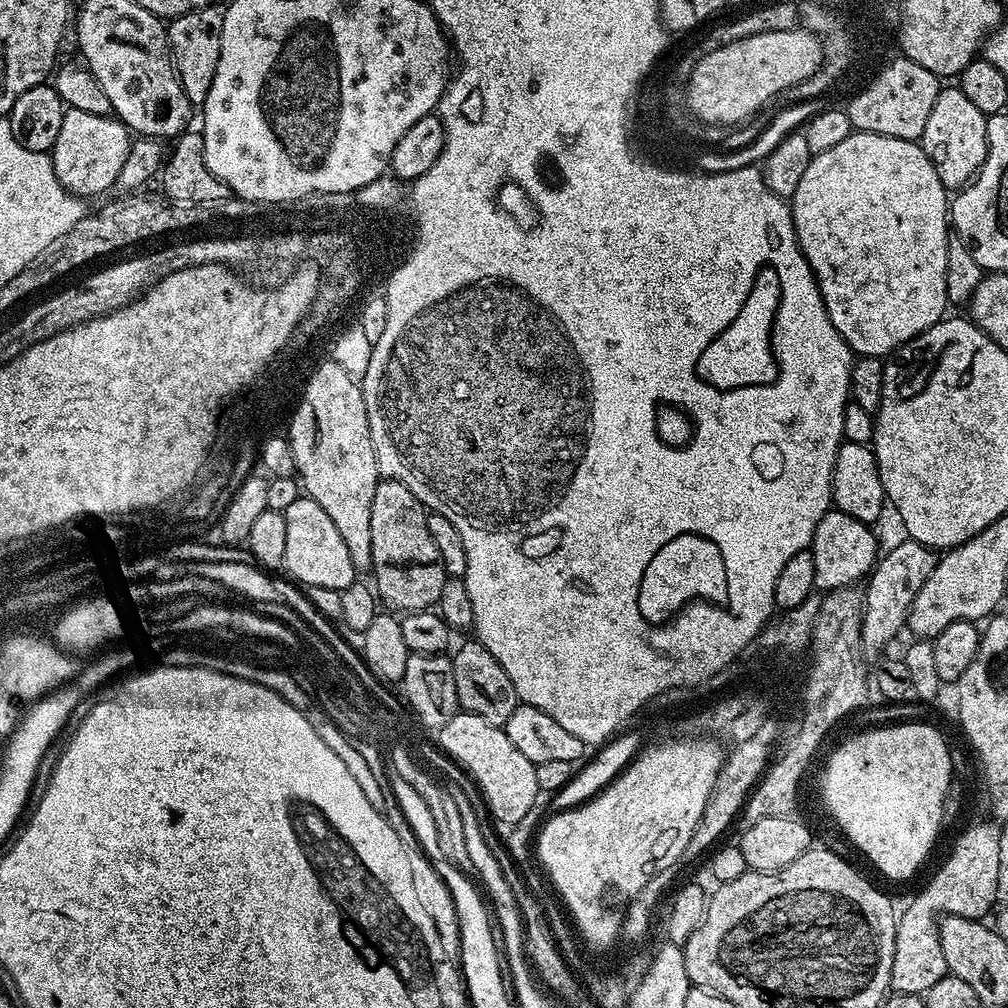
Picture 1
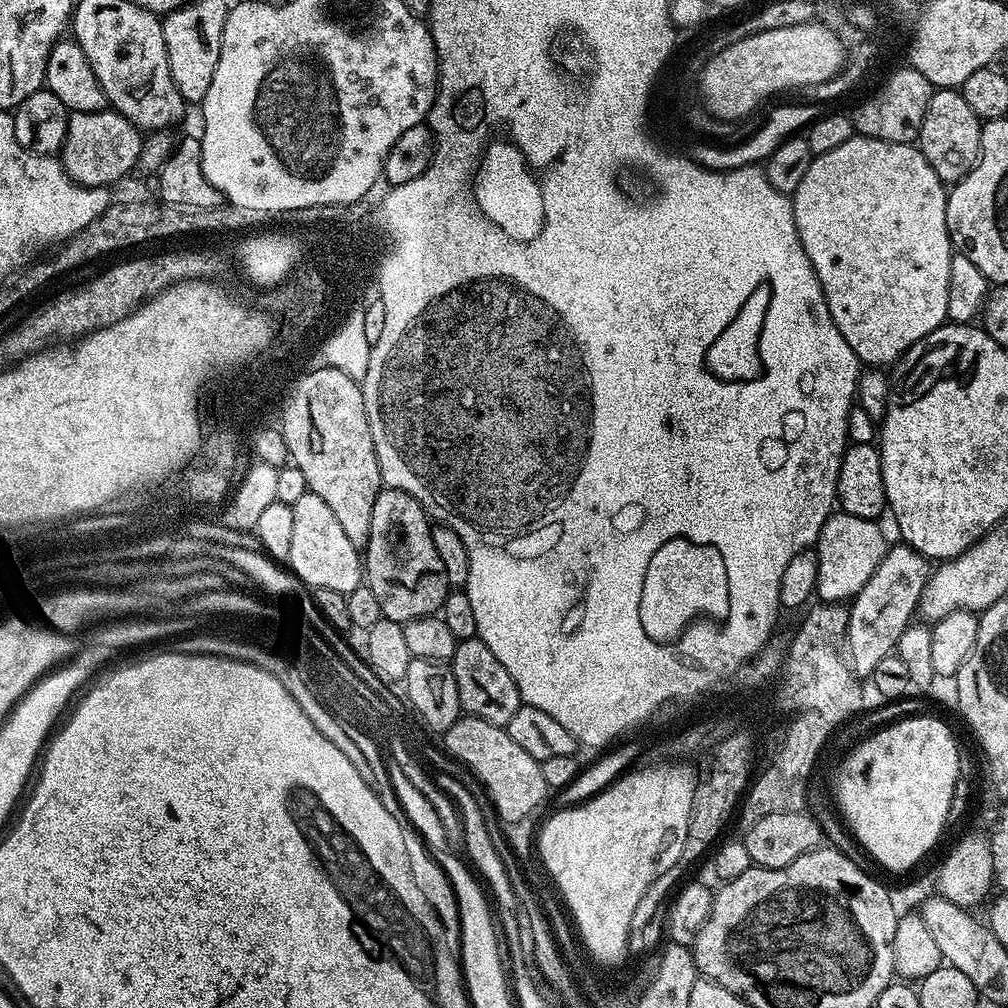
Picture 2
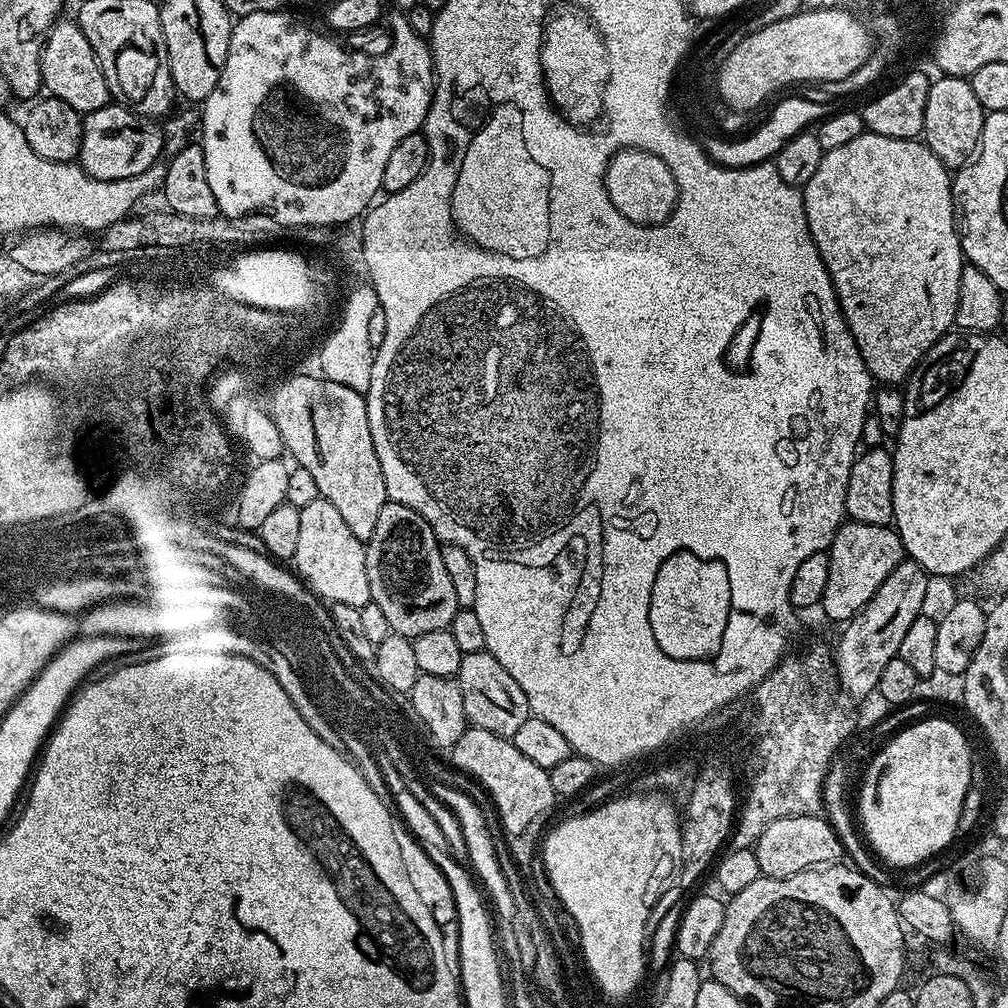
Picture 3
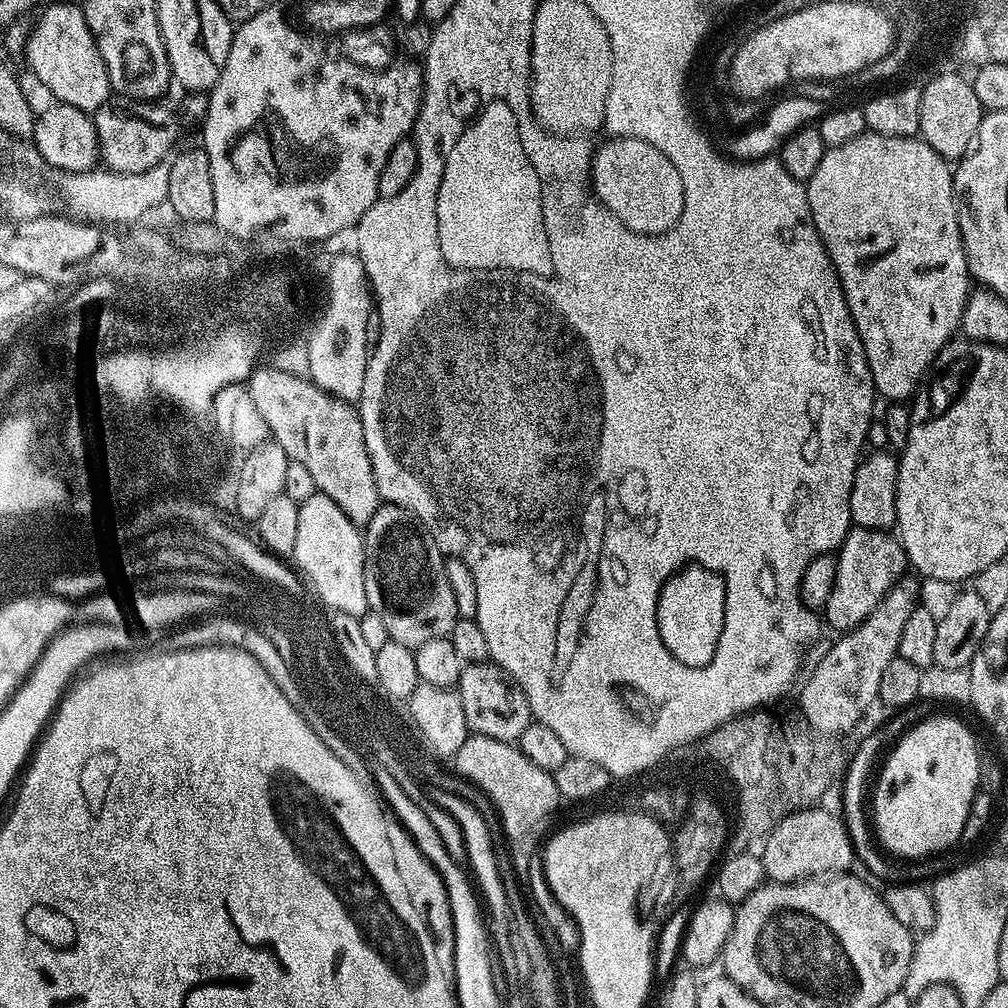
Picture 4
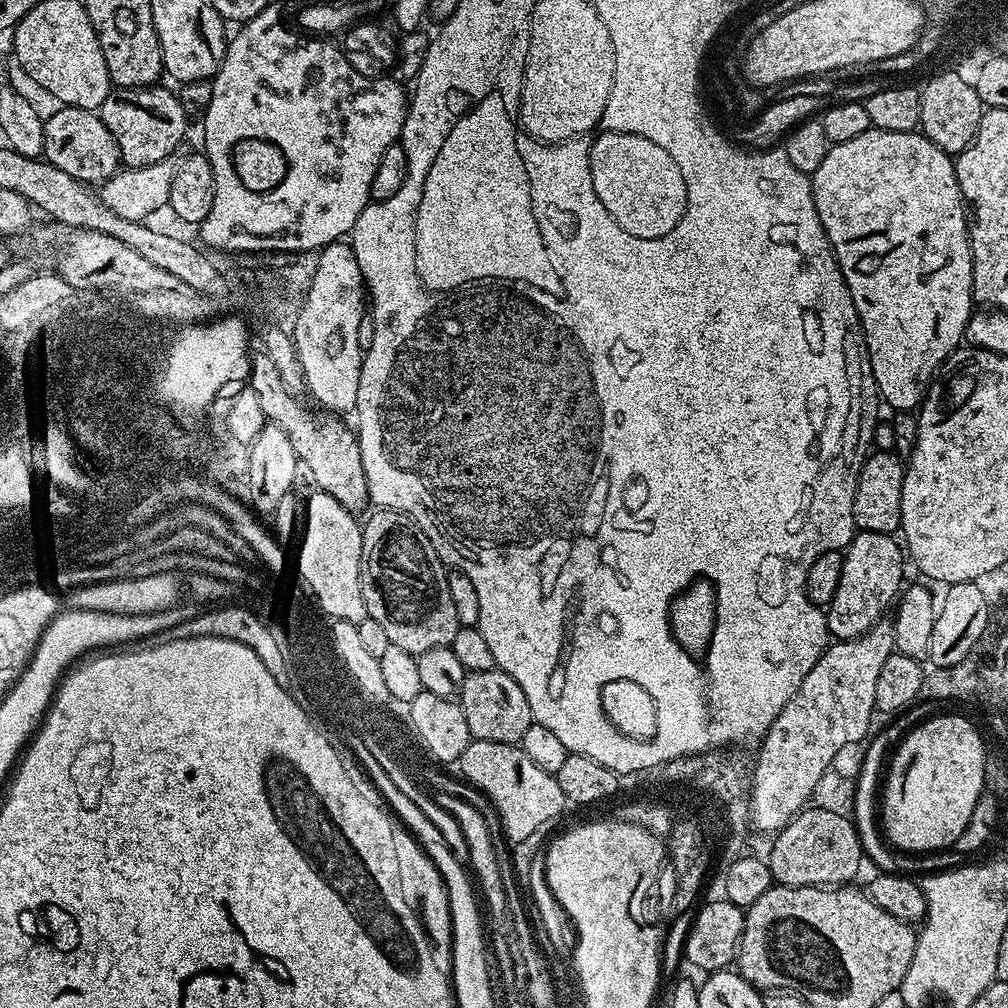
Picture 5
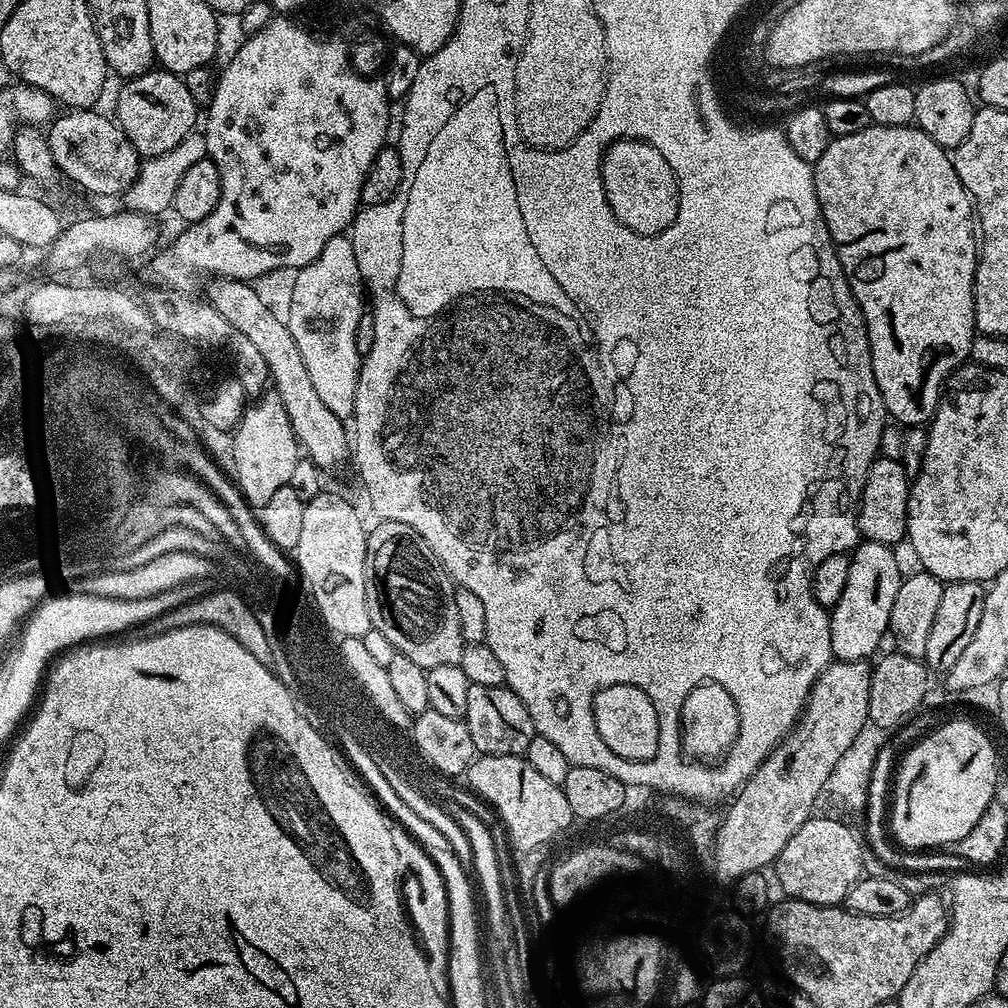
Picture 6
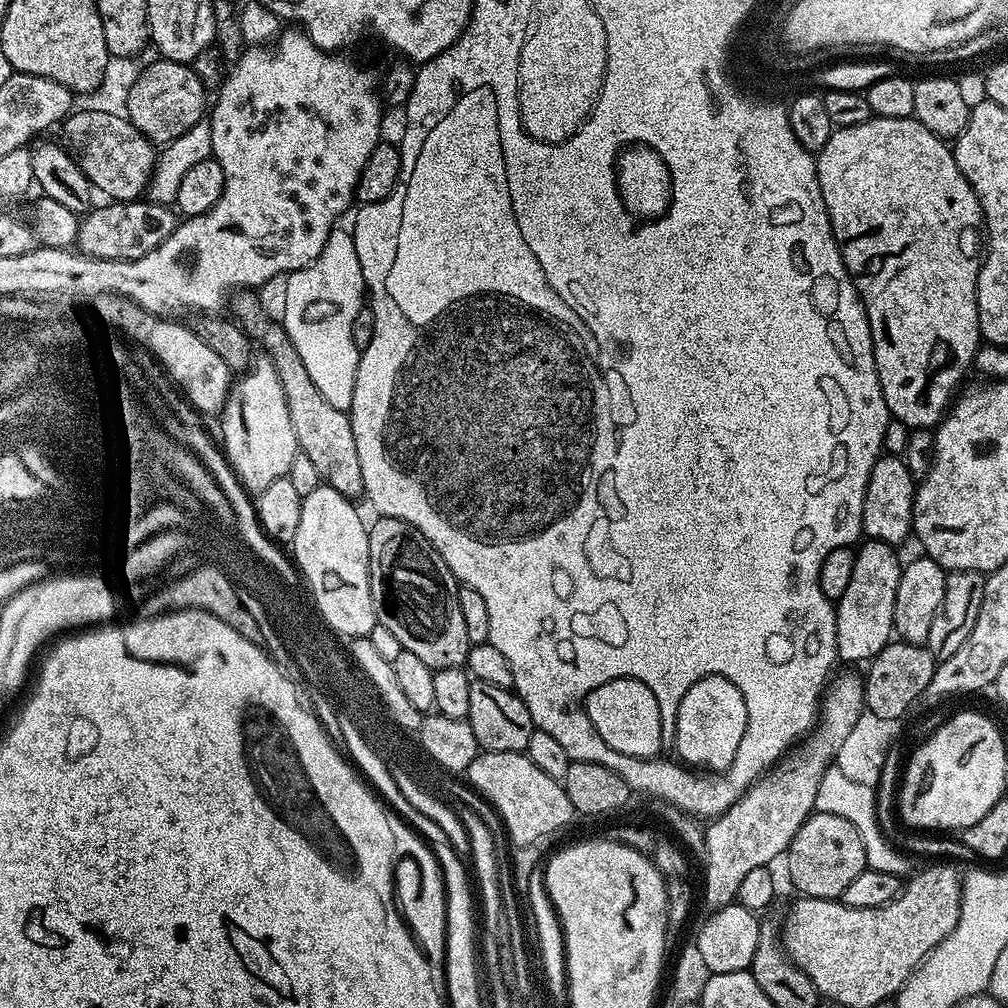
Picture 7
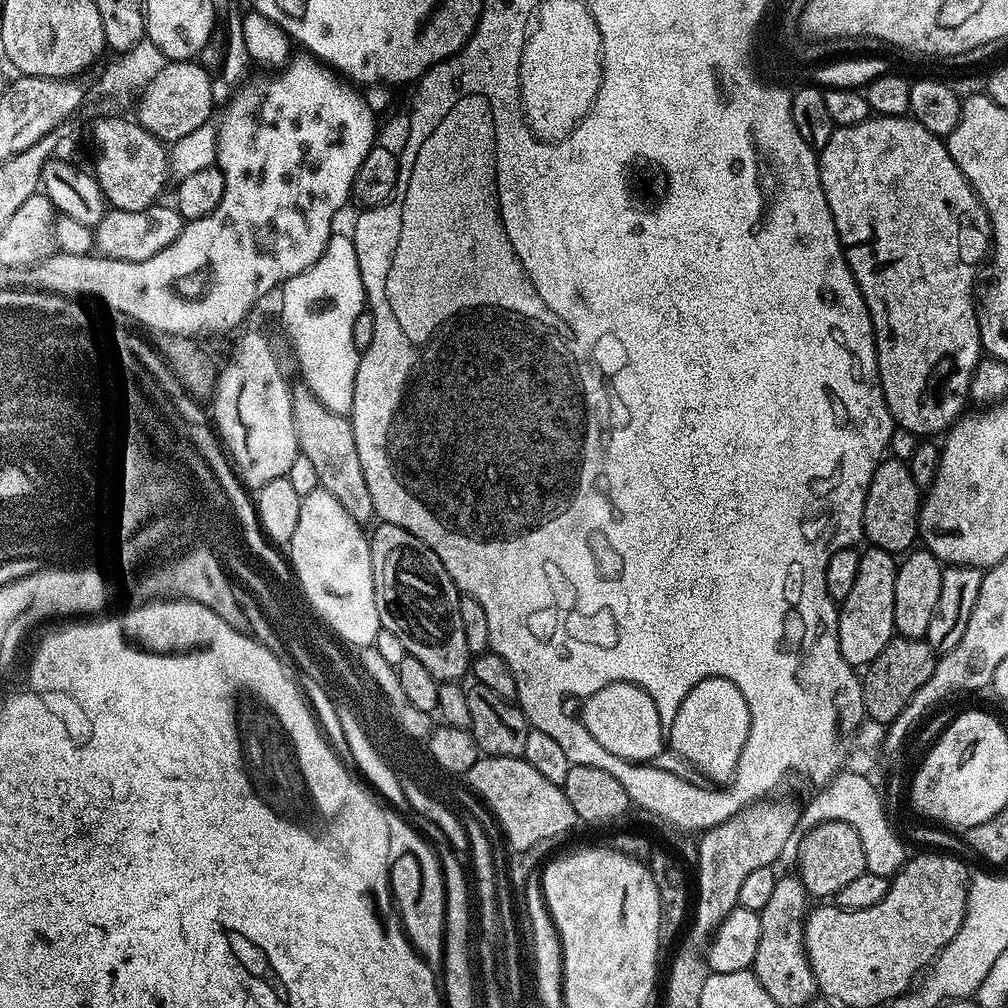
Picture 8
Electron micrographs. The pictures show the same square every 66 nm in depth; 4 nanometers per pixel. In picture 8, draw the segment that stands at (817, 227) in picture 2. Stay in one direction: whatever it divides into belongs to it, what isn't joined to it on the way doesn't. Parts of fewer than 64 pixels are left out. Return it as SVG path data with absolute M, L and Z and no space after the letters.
M873 115L867 120L863 120L858 126L846 126L845 128L836 128L833 131L830 142L826 142L824 148L819 149L818 163L820 166L820 185L822 190L826 194L826 202L830 206L830 214L834 218L834 226L836 227L836 233L840 239L840 243L844 249L844 257L848 263L848 269L852 271L852 277L856 279L856 284L860 287L860 293L864 296L864 301L868 307L868 313L872 319L872 333L876 335L876 370L878 373L878 382L882 386L884 391L884 400L888 404L888 408L892 412L893 421L899 427L915 432L917 437L920 438L932 438L937 434L935 432L943 433L945 430L952 427L956 423L958 417L965 411L964 398L969 395L969 384L972 381L973 372L976 369L976 364L979 363L982 357L982 349L980 347L980 318L978 315L978 300L972 297L972 283L976 280L976 263L980 259L985 259L986 253L990 248L990 225L988 222L988 216L984 213L983 206L980 205L980 200L976 197L976 192L972 189L971 184L962 174L962 170L954 162L952 155L948 153L948 145L941 137L935 136L930 130L926 130L926 126L922 126L914 118L909 118L907 115L903 116L877 116Z

